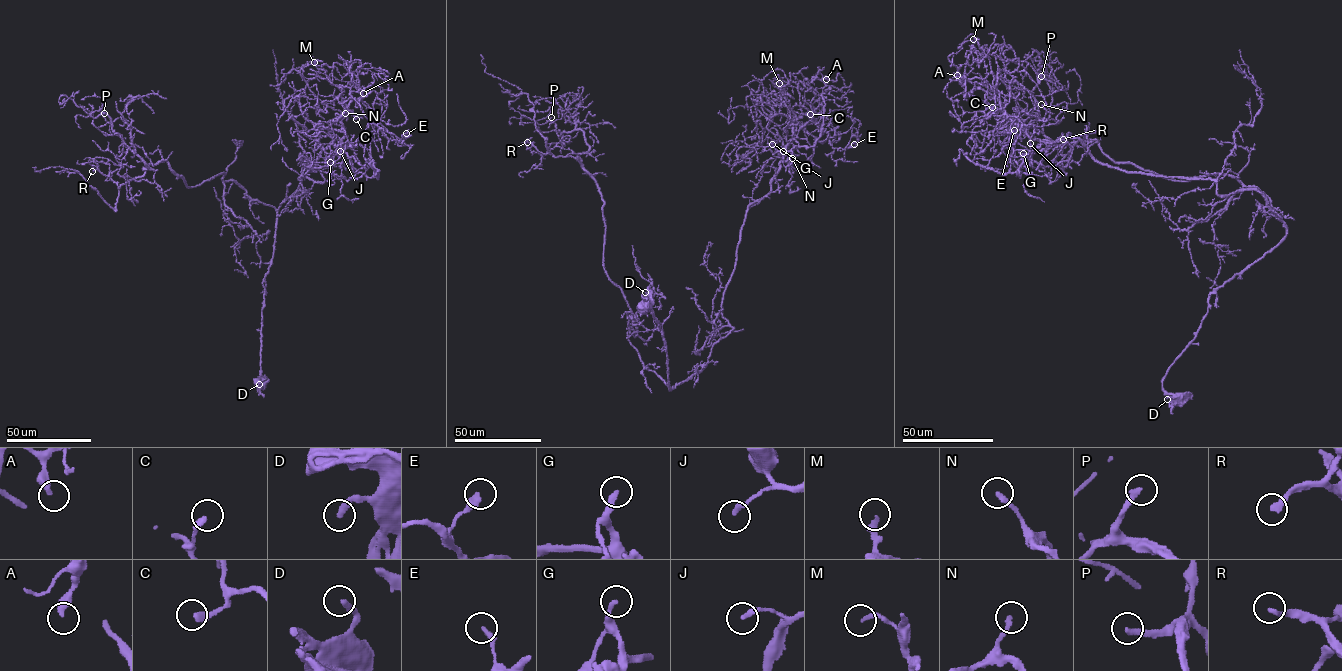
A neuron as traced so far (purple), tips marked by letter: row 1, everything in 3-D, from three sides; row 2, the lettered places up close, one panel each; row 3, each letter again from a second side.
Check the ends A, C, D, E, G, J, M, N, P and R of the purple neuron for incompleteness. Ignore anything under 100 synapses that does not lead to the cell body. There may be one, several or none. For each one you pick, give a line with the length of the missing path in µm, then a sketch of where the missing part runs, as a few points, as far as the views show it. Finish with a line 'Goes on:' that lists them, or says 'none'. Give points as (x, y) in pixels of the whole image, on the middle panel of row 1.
P: missing 70 µm; course (551, 117), (550, 113), (540, 112), (518, 100), (499, 121), (505, 126), (518, 116)
Goes on: P

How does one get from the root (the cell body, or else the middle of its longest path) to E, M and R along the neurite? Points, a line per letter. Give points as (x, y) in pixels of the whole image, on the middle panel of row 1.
E: (643, 306), (650, 286), (670, 390), (734, 328), (722, 300), (745, 212), (771, 190), (793, 120), (854, 144)
M: (643, 306), (650, 286), (670, 390), (733, 328), (722, 300), (745, 212), (801, 114), (809, 134), (779, 83)
R: (643, 306), (650, 286), (669, 389), (629, 340), (631, 312), (604, 267), (596, 181), (575, 157), (527, 142)

